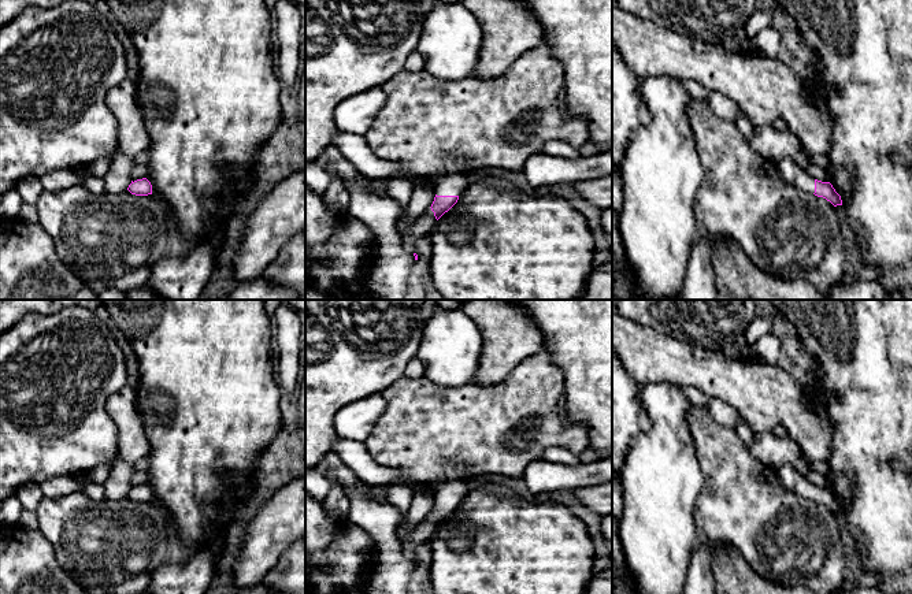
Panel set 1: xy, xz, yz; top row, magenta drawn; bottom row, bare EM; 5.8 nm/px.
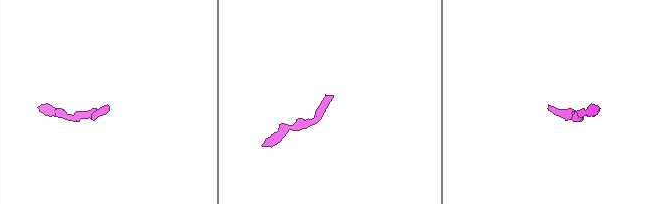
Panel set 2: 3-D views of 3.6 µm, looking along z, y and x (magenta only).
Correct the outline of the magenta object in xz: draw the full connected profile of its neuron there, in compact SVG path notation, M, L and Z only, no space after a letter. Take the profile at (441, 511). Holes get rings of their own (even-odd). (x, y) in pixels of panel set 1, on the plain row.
M451 480L437 485L435 504L430 513L437 527L457 509L470 490L471 486L463 480Z

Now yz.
M783 465L776 469L779 483L801 498L823 504L834 513L842 512L841 502L830 489L822 489L808 482L794 467Z

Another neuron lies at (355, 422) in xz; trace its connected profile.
M377 393L341 408L334 417L337 437L364 442L386 406L382 394Z

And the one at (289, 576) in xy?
M305 539L283 552L263 582L283 594L305 594Z

